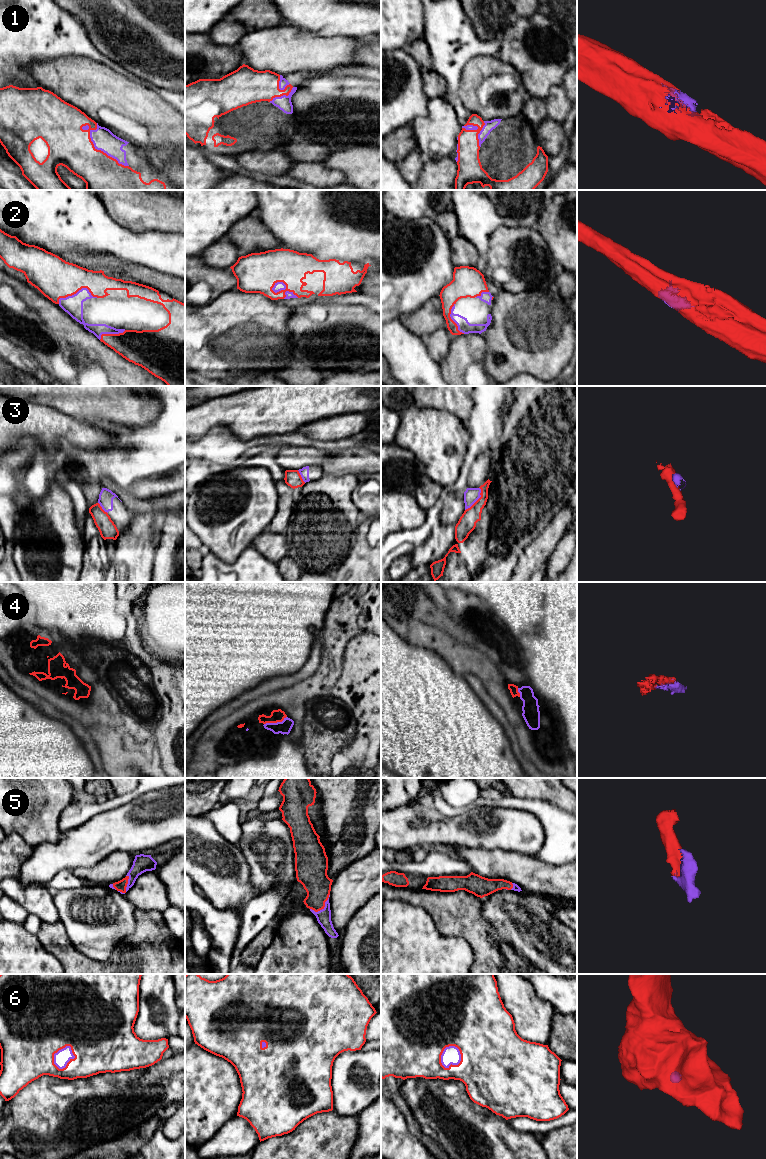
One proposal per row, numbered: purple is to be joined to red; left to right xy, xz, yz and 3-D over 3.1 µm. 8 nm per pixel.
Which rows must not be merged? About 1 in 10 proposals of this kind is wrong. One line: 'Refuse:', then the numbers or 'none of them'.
Refuse: 3

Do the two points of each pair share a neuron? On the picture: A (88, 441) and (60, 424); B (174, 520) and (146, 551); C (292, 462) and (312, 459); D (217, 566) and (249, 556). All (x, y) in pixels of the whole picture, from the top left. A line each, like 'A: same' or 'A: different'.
A: same
B: different
C: same
D: same

